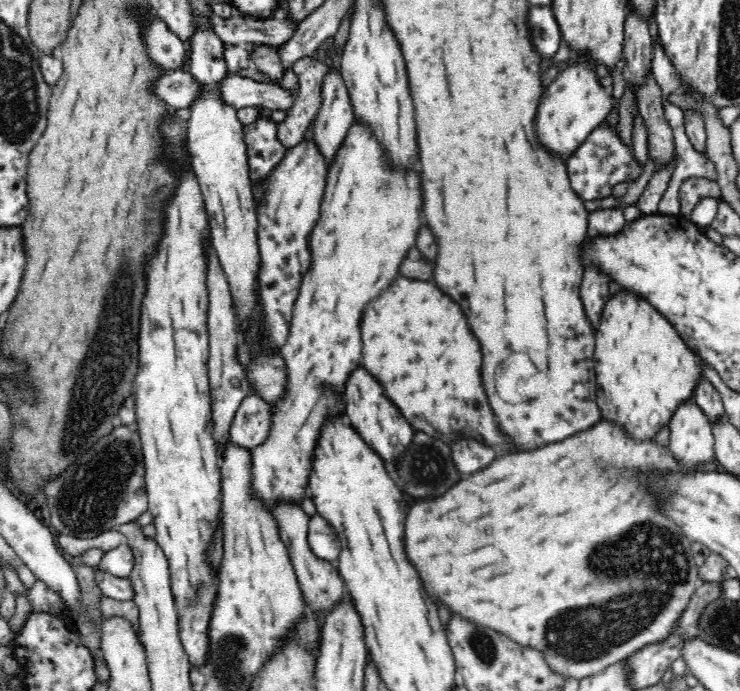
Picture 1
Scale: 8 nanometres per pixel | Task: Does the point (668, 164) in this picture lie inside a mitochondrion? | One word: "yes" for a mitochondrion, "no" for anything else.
no

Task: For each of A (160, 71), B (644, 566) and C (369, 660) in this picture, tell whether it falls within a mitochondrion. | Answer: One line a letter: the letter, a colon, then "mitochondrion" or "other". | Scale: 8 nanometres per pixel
A: other
B: mitochondrion
C: other

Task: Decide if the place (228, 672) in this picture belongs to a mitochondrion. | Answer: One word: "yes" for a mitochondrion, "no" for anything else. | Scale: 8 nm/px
yes

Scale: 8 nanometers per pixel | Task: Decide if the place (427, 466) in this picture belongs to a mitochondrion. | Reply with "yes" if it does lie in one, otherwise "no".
yes

